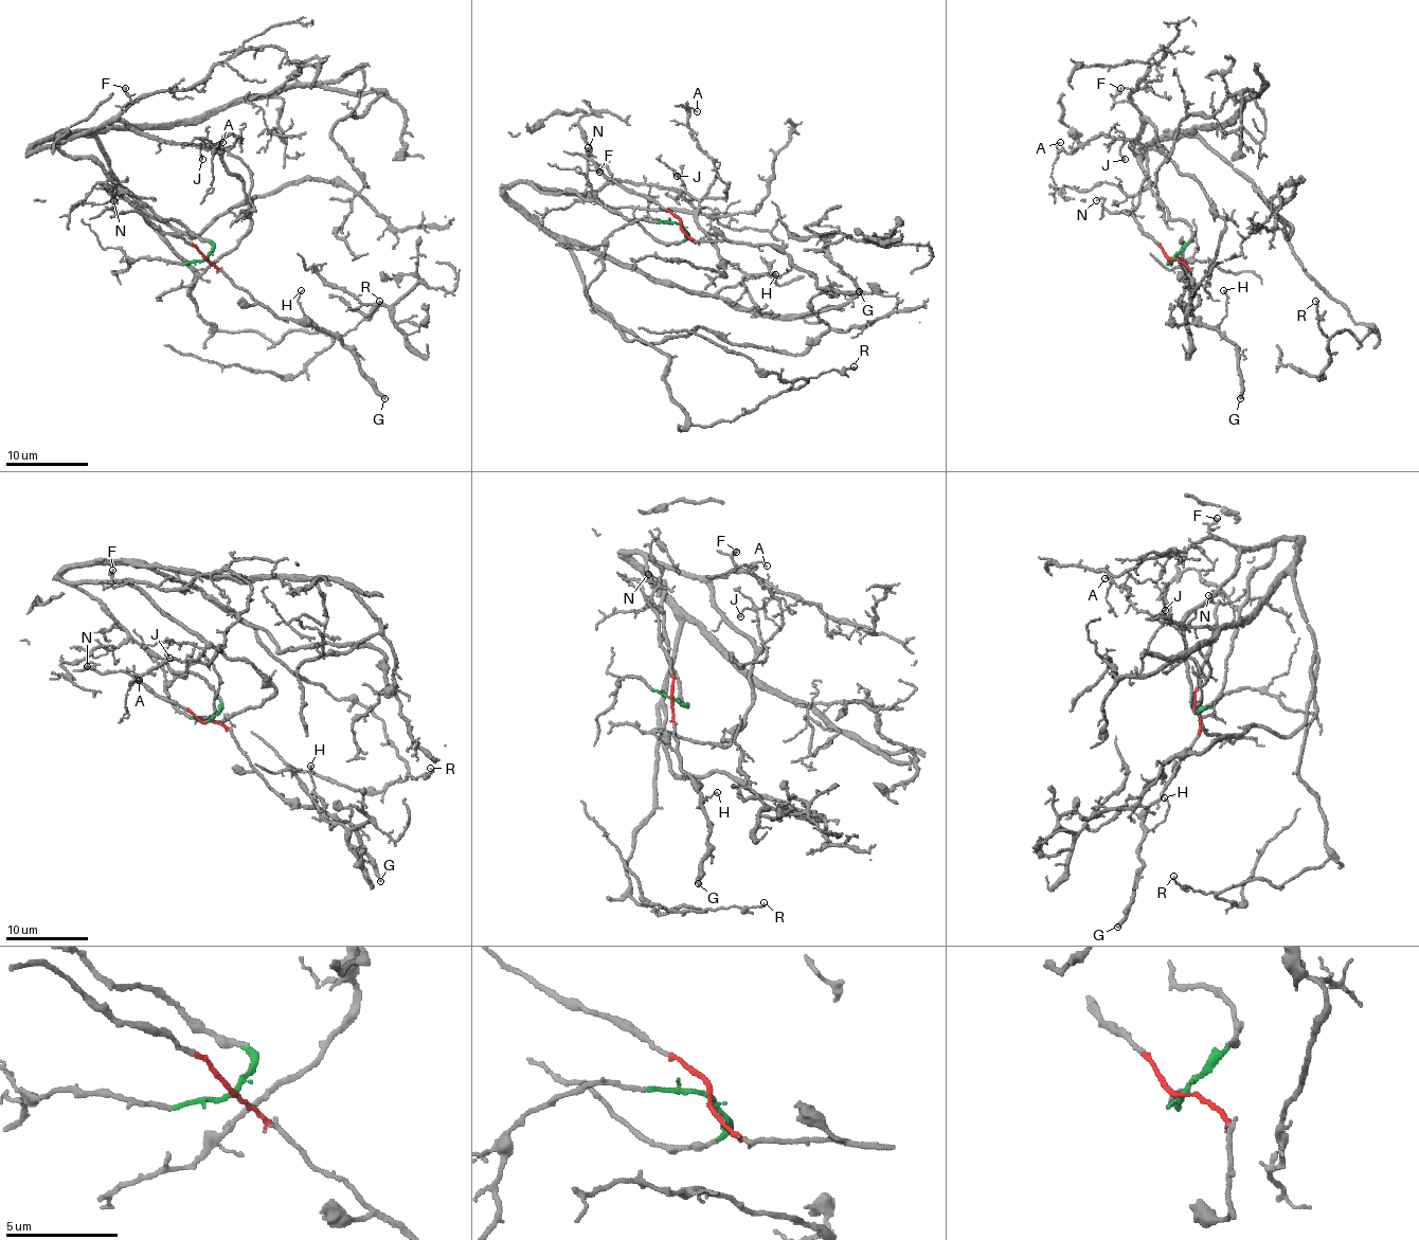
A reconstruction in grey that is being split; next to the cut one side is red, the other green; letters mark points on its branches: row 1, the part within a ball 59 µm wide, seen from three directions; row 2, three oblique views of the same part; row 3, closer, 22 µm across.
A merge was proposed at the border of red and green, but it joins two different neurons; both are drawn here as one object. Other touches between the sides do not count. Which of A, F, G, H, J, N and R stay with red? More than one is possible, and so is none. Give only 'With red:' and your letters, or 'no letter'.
With red: G, H, N

